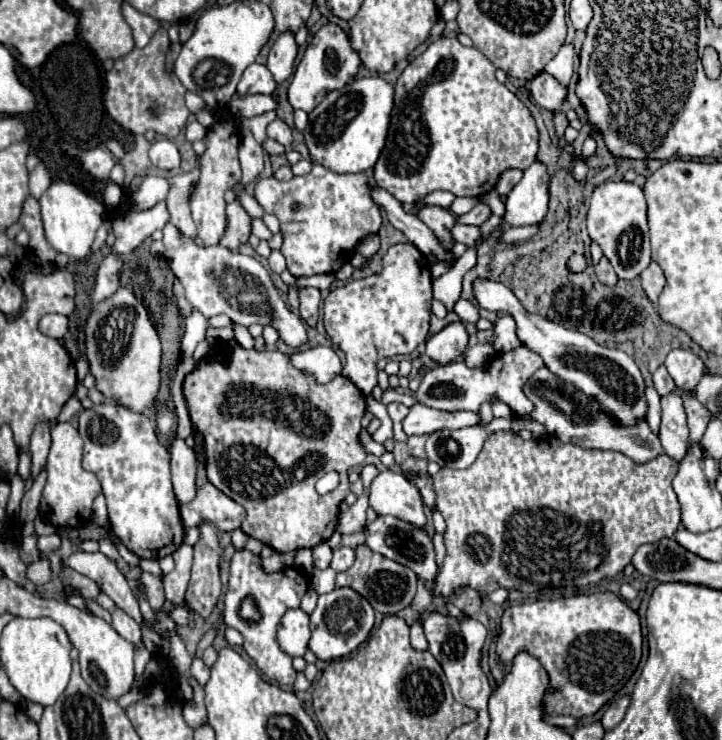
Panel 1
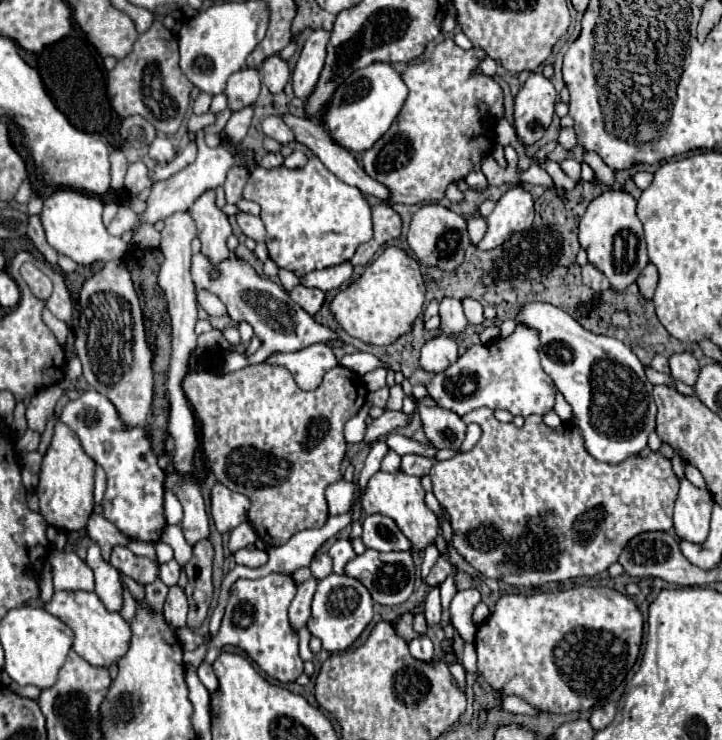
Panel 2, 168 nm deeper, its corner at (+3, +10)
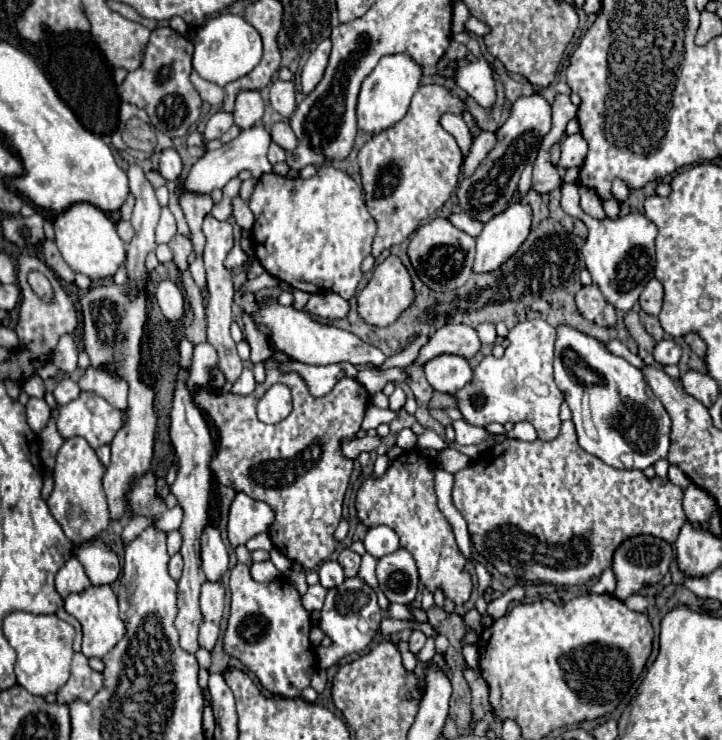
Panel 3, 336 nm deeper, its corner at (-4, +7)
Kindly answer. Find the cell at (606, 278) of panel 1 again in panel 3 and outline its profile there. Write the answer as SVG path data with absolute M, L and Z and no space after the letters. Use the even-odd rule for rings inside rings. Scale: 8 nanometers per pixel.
M594 284L578 290L576 308L586 320L596 322L598 326L604 326L604 328L616 326L616 320L618 320L616 310L612 308L612 304L604 300L604 296L600 296L600 290Z

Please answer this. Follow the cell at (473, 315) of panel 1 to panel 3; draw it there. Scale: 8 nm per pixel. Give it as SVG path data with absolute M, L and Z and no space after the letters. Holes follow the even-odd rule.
M480 324L480 328L476 332L478 332L482 344L488 344L488 346L494 344L494 340L496 340L496 328L492 324Z

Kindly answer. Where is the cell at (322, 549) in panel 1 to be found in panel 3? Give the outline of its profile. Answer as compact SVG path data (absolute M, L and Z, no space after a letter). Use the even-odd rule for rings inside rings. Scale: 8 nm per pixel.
M326 560L326 562L322 562L320 564L320 568L318 568L318 574L320 574L320 584L324 586L324 588L336 588L336 586L340 586L342 582L344 582L344 570L340 568L340 564L338 562L334 562L334 560Z

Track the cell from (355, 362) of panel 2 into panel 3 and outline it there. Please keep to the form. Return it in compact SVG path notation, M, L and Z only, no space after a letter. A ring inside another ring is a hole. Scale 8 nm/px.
M446 324L420 350L420 356L416 358L416 362L424 364L426 360L440 356L440 354L456 354L466 360L472 360L480 352L480 348L482 344L474 328L468 328L466 324Z

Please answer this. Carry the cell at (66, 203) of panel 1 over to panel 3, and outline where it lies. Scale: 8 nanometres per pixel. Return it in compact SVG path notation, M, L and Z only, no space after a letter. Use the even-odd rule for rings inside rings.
M80 202L70 206L66 212L58 214L54 220L56 228L56 246L64 258L64 262L74 270L90 280L112 278L120 264L126 258L124 242L120 240L114 222L96 206Z

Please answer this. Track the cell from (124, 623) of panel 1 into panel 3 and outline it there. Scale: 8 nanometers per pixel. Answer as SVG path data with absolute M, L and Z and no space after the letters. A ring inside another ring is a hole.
M92 538L90 544L80 546L74 554L86 570L86 576L92 584L110 584L120 576L120 562L112 548L100 540Z

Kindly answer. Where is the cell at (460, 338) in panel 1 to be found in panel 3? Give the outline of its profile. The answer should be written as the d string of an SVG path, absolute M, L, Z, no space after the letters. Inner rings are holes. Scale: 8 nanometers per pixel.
M442 354L426 362L426 378L434 390L456 396L472 380L472 368L462 356Z

